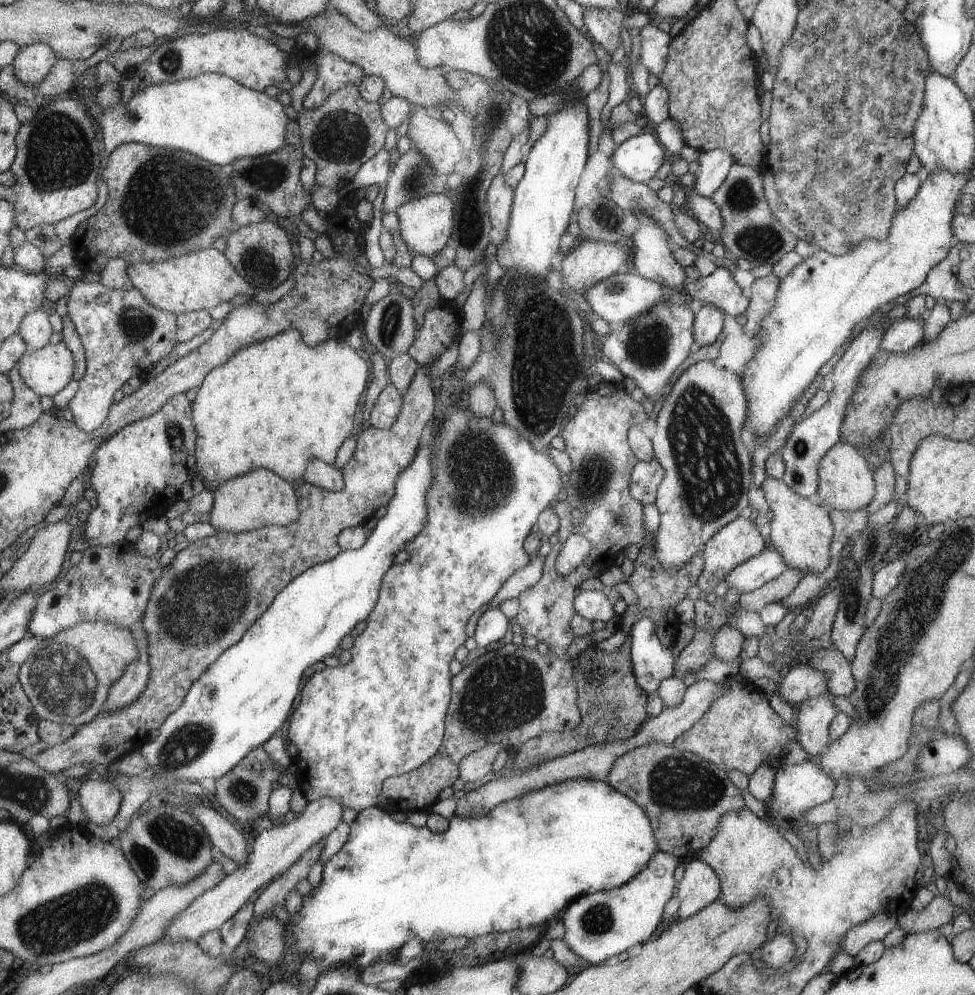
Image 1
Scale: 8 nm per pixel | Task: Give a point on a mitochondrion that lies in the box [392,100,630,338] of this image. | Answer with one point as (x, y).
(414, 177)

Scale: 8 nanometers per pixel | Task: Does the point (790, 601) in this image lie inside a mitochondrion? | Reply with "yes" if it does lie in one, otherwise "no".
no

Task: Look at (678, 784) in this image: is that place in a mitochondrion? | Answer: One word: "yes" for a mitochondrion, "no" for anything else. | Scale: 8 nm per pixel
yes

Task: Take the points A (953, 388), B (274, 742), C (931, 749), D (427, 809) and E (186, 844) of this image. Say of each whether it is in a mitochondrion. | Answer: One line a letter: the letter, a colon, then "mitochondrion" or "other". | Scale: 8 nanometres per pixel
A: other
B: other
C: other
D: other
E: mitochondrion

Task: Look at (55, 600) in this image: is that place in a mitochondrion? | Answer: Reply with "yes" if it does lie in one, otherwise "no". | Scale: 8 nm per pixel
no

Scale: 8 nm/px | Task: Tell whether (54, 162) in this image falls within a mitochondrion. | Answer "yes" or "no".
yes

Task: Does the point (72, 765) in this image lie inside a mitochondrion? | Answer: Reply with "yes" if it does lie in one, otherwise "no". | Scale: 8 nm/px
no

